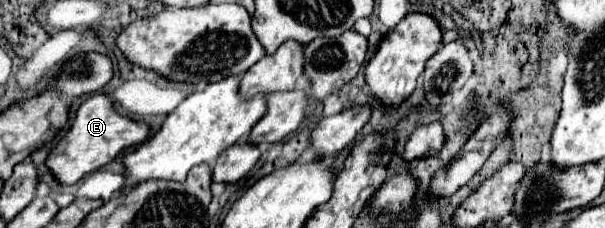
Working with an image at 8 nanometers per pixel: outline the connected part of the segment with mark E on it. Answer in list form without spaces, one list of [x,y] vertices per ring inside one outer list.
[[[94,94],[80,104],[76,118],[70,124],[70,130],[50,150],[46,166],[60,184],[76,184],[80,178],[106,166],[126,148],[142,144],[148,138],[148,132],[150,132],[148,124],[120,116],[114,104],[106,100],[106,94]]]

